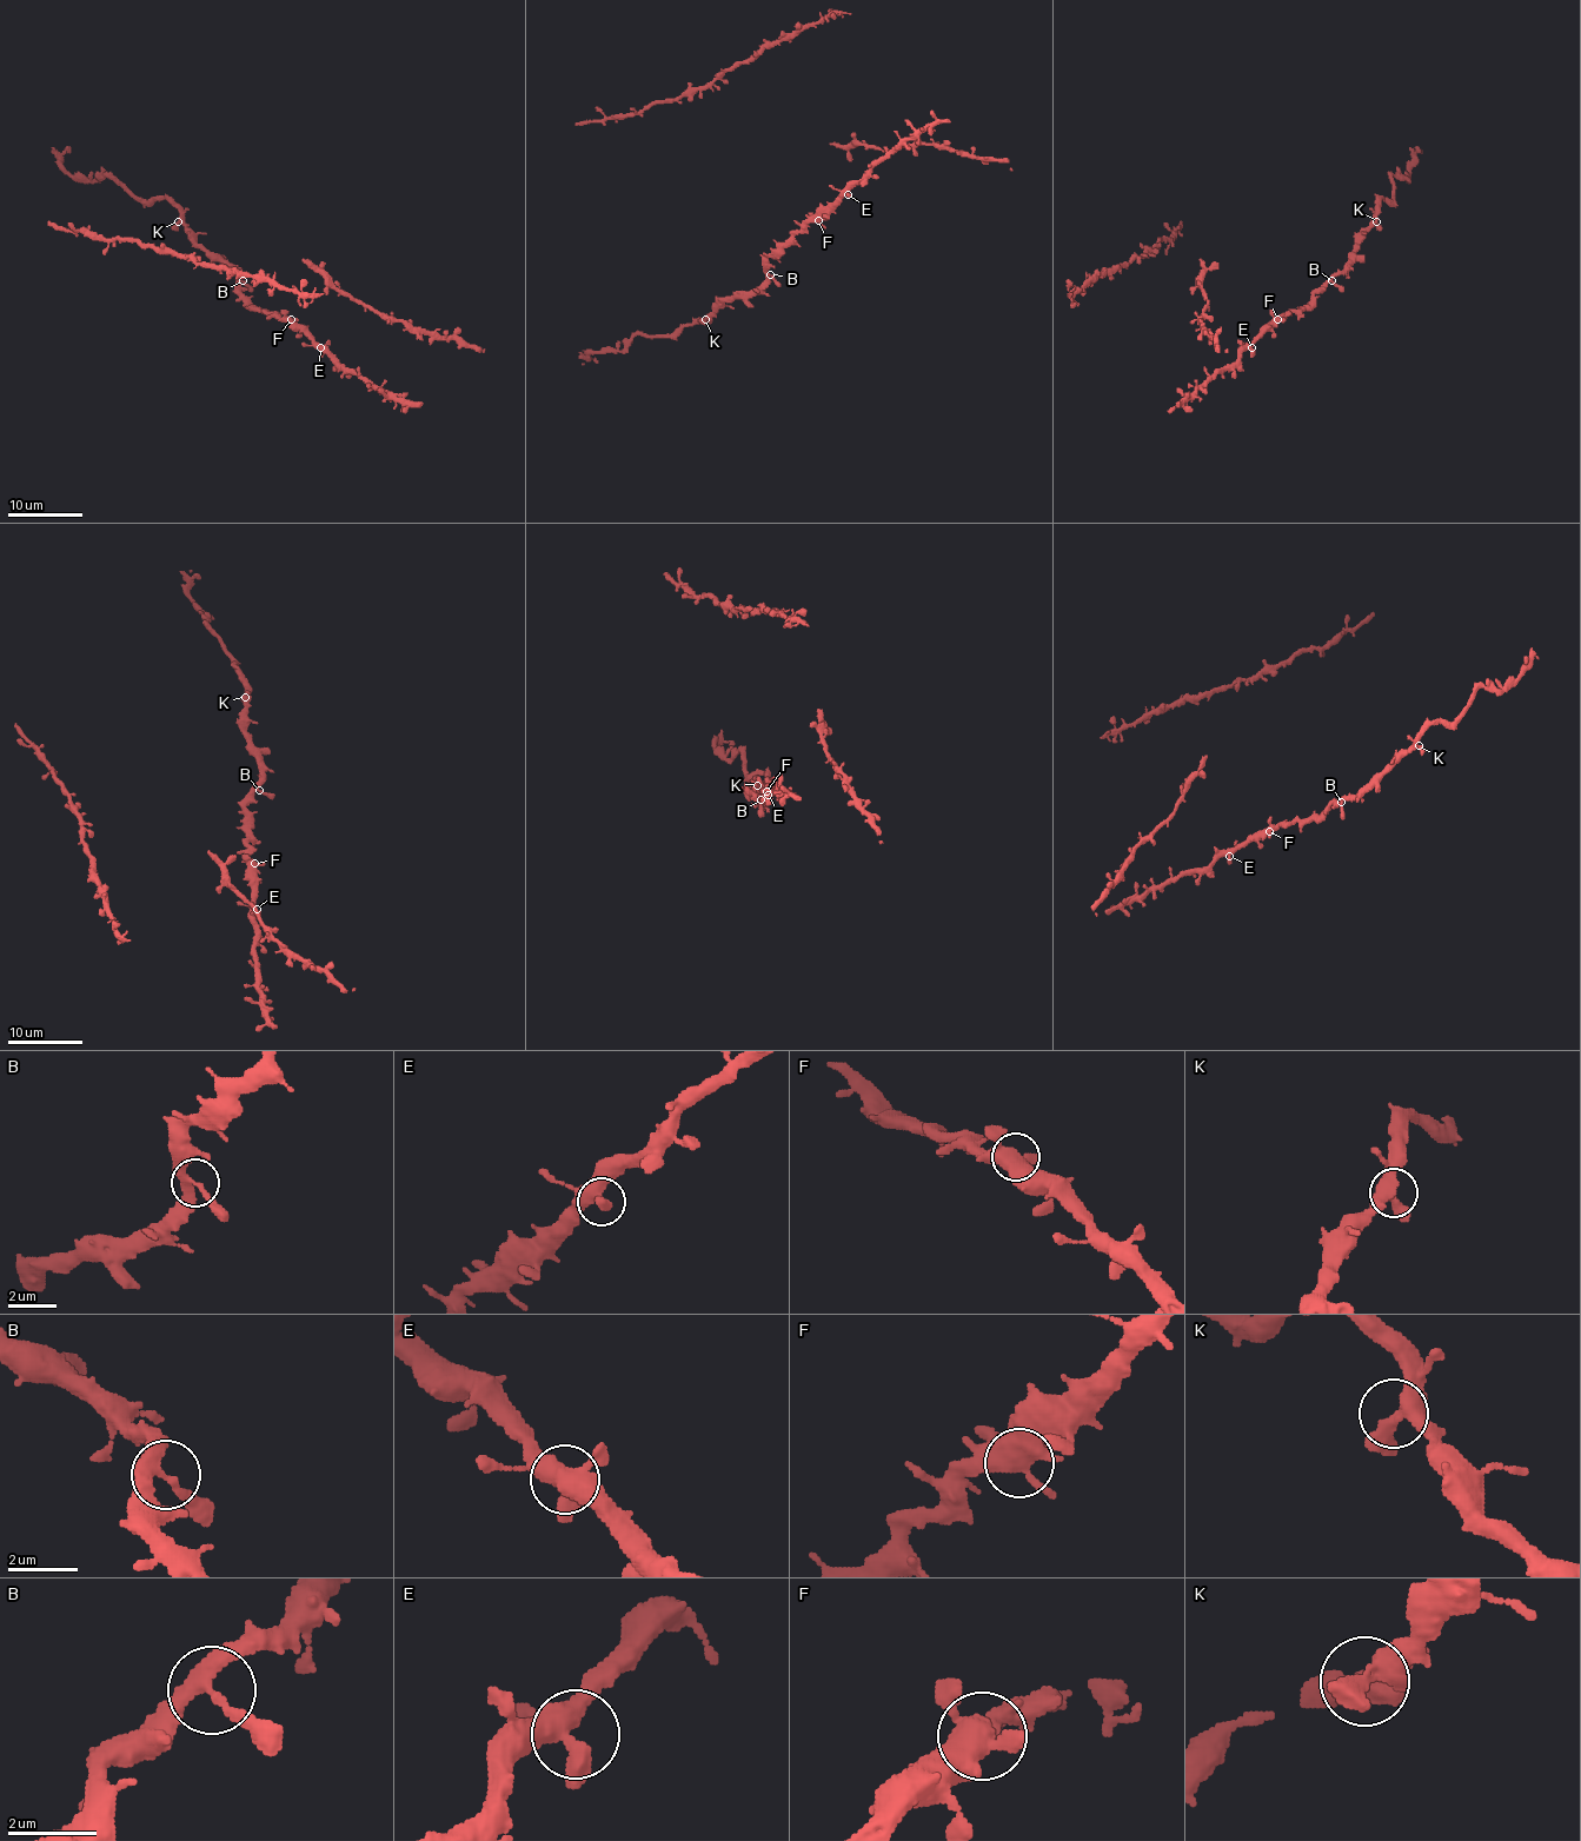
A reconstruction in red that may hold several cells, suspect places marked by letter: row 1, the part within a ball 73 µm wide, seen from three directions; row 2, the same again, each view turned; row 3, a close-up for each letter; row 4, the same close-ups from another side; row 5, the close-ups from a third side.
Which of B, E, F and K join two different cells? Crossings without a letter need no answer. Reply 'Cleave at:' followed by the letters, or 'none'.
Cleave at: none

